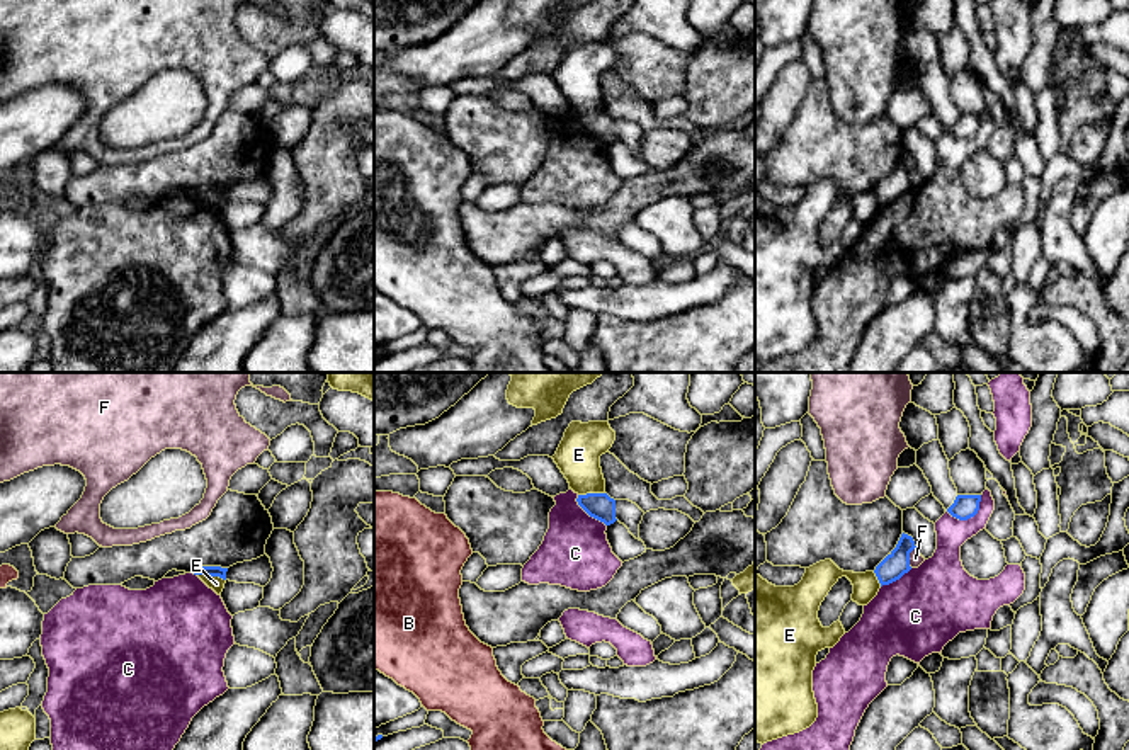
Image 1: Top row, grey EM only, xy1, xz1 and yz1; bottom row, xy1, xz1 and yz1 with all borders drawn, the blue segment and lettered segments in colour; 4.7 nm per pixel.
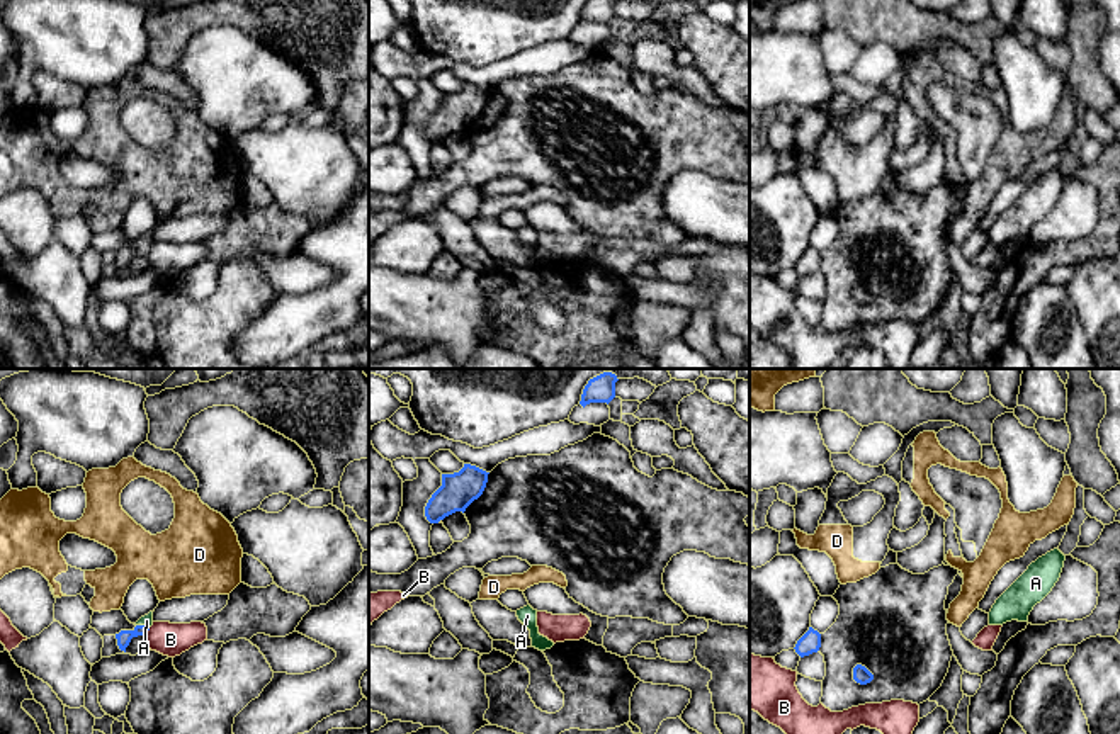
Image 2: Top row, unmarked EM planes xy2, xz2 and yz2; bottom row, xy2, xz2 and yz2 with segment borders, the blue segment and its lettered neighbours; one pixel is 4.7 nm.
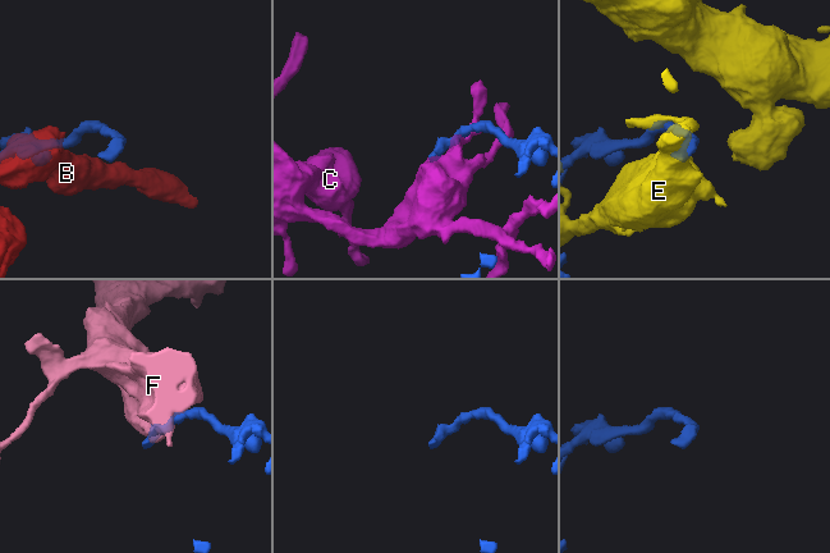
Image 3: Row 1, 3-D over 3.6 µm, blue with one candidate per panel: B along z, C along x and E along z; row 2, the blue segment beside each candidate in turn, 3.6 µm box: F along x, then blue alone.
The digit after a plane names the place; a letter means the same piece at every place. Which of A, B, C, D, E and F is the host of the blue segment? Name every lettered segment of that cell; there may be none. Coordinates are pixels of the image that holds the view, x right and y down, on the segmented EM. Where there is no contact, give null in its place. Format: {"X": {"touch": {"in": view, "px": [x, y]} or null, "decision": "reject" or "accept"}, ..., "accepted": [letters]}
{"A": {"touch": {"in": "xy2", "px": [143, 626]}, "decision": "accept"}, "B": {"touch": {"in": "xy2", "px": [148, 629]}, "decision": "reject"}, "C": {"touch": {"in": "yz1", "px": [970, 517]}, "decision": "reject"}, "D": {"touch": {"in": "xz2", "px": [439, 520]}, "decision": "reject"}, "E": {"touch": {"in": "xy1", "px": [211, 575]}, "decision": "reject"}, "F": {"touch": {"in": "yz1", "px": [908, 558]}, "decision": "reject"}, "accepted": ["A"]}

